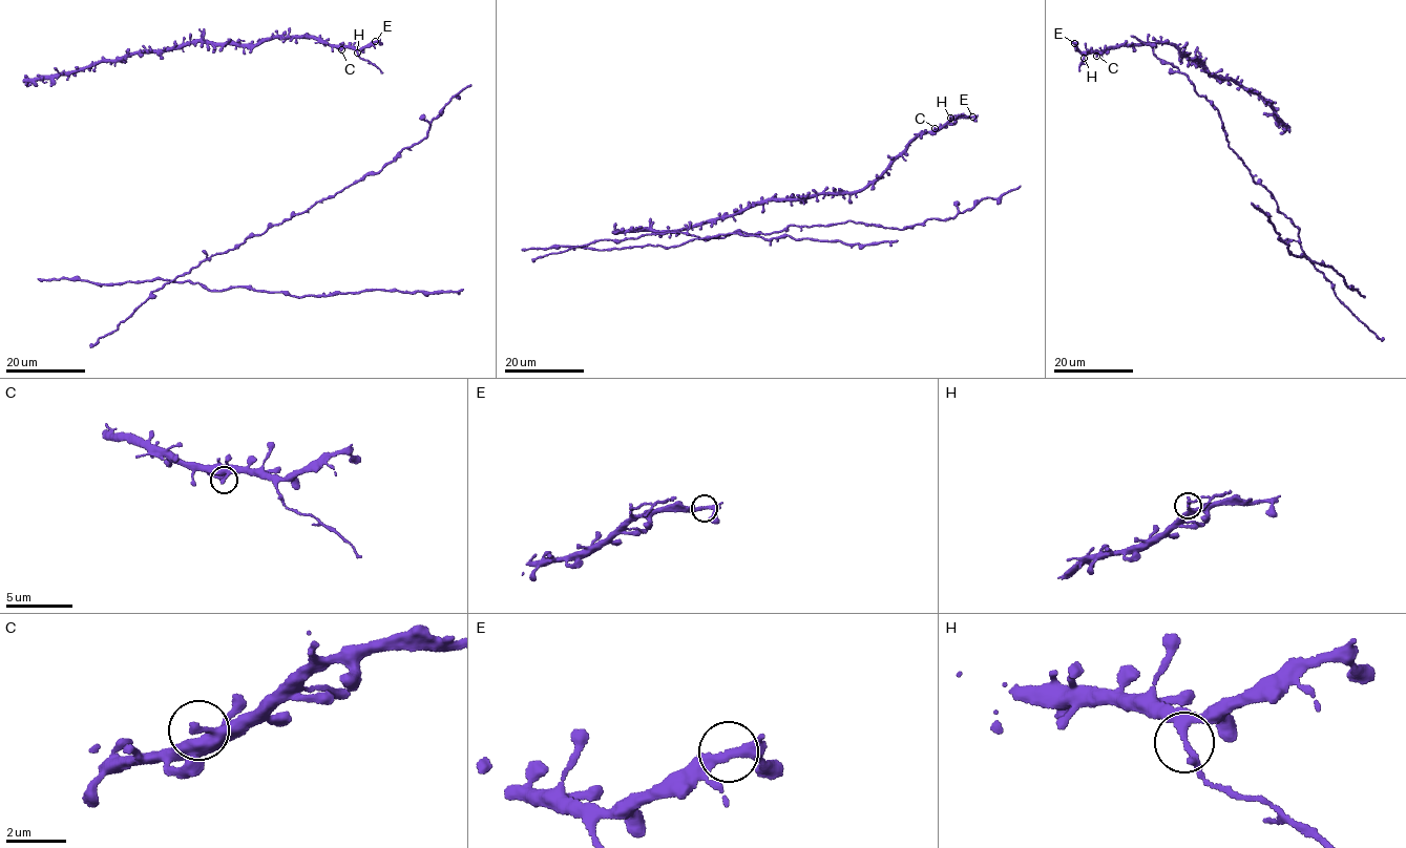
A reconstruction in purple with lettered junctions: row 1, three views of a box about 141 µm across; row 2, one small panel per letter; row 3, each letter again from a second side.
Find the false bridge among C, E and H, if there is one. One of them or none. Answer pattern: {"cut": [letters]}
{"cut": ["H"]}

